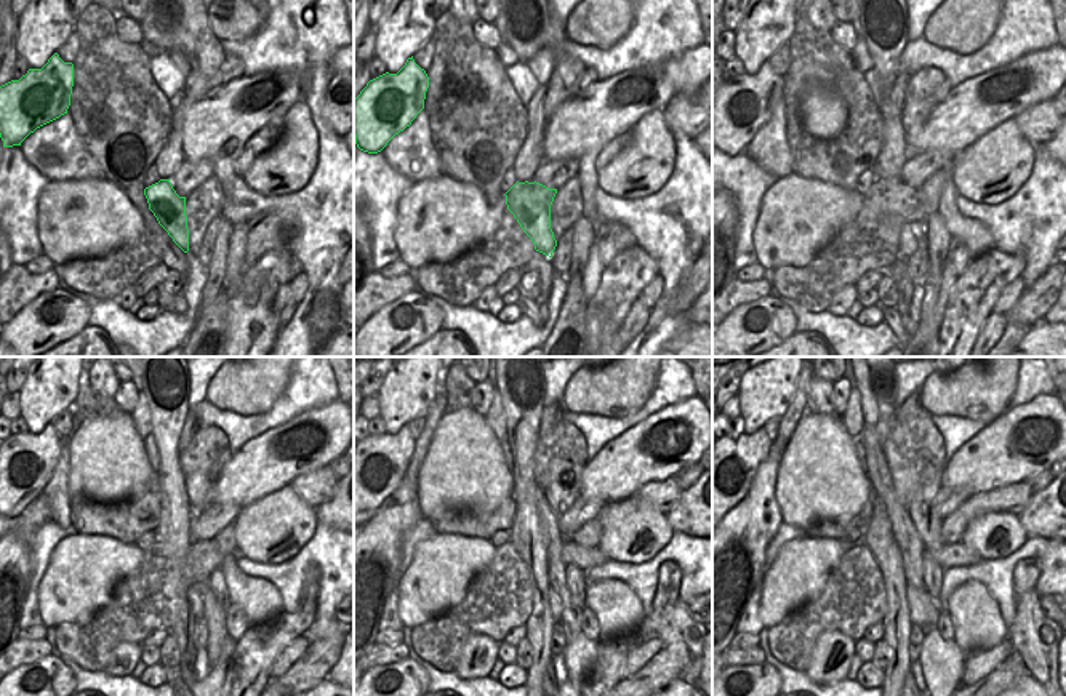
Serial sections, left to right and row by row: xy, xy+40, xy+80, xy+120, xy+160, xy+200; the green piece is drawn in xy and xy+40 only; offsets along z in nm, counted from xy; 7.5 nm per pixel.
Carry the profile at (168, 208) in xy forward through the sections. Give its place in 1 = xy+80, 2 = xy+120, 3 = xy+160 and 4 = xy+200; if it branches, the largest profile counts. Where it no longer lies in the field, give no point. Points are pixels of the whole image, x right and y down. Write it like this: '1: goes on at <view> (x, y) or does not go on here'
1: goes on at xy+80 (900, 199)
2: goes on at xy+120 (199, 548)
3: goes on at xy+160 (556, 607)
4: goes on at xy+200 (917, 602)

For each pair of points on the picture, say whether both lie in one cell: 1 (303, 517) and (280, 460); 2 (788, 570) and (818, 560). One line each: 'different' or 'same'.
1: different
2: same

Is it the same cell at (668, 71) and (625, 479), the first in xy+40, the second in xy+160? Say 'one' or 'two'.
one

